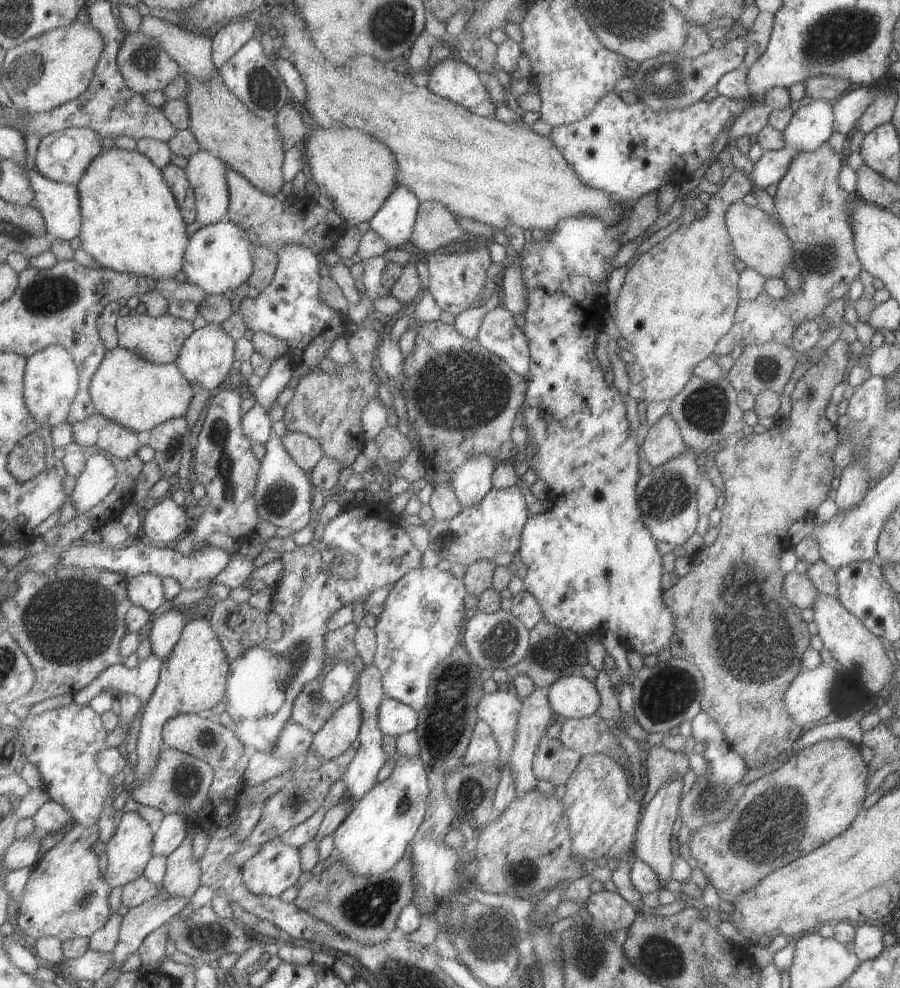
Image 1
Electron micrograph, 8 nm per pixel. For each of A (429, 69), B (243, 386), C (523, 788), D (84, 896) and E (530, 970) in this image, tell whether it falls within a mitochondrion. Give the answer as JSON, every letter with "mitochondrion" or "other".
{"A":"other","B":"other","C":"other","D":"mitochondrion","E":"mitochondrion"}

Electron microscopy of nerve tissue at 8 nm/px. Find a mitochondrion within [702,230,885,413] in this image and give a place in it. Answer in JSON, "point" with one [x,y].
{"point":[823,258]}

